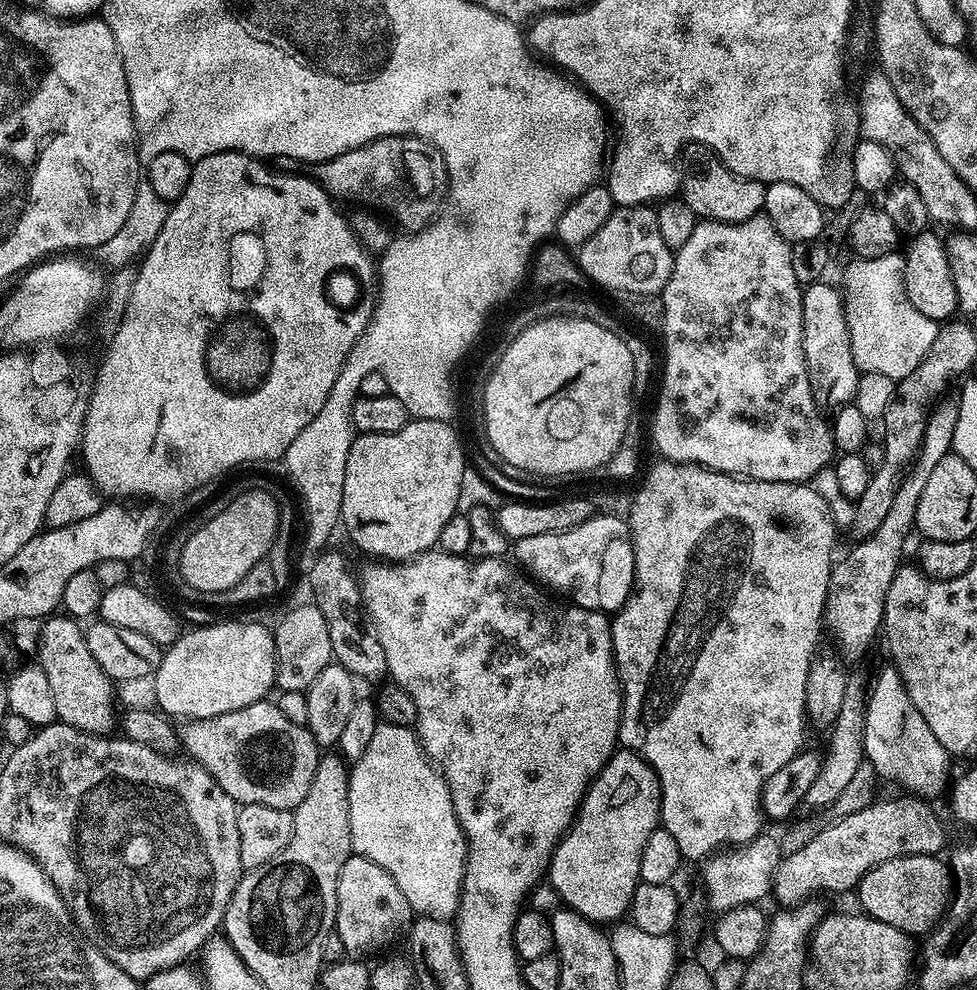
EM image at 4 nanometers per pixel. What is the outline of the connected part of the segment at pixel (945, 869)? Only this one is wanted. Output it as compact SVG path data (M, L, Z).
M934 856L890 858L871 868L858 885L860 904L868 916L897 927L913 938L923 937L940 923L954 896L954 877L949 865Z

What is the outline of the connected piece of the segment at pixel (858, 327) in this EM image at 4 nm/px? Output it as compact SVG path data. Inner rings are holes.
M899 251L886 254L882 258L853 259L853 264L844 272L844 284L842 283L844 313L856 367L861 372L886 374L886 378L894 381L903 379L922 362L930 344L934 342L938 329L937 321L920 314L906 296L906 290L903 288L904 259L905 257Z

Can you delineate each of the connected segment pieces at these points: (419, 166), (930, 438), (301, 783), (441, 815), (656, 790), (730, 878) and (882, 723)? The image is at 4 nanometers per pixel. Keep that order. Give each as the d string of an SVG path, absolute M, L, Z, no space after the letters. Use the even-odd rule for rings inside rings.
M383 136L380 139L372 140L369 143L355 145L345 149L345 151L336 155L330 160L321 161L319 164L315 165L312 170L313 179L320 185L320 187L328 193L329 196L334 200L356 200L362 202L364 206L372 207L373 209L379 211L386 211L392 214L401 224L401 229L405 231L418 232L425 227L431 220L437 215L439 211L438 206L441 202L443 203L446 191L447 191L447 172L445 170L445 162L439 151L437 151L431 144L426 143L424 140L420 140L413 136Z
M949 391L936 401L929 410L919 452L915 455L910 471L897 486L897 494L894 495L889 514L872 534L855 545L857 548L845 560L837 559L832 565L832 580L828 583L823 623L826 625L827 635L829 632L836 639L836 644L840 647L839 655L845 661L862 659L867 654L872 639L881 635L886 590L890 590L890 582L894 582L896 569L901 567L904 536L913 535L918 498L922 498L922 489L930 479L930 470L934 470L934 466L938 466L938 462L942 462L942 458L953 451L952 439L958 426L959 413L959 391Z
M271 699L210 718L192 718L185 724L188 725L182 728L183 751L188 751L187 755L210 773L237 805L261 804L295 810L298 802L306 798L322 749L305 725L290 722Z
M383 722L377 723L374 735L370 737L370 742L366 745L366 750L362 750L362 754L355 757L349 769L348 801L350 802L350 830L353 853L360 857L366 857L388 871L406 896L413 913L417 917L429 916L435 920L451 921L455 917L457 906L460 904L460 889L464 887L464 861L468 859L468 844L464 841L464 831L460 829L460 823L454 814L448 784L444 777L438 774L437 769L433 767L428 757L424 755L424 749L421 748L419 739L412 728L403 728L402 726L394 726Z
M617 750L604 763L604 768L592 781L581 800L572 827L565 832L560 845L554 850L546 873L552 889L567 907L593 922L616 922L632 907L634 890L642 883L642 849L650 834L660 824L660 779L656 771L636 752Z
M761 834L744 844L717 851L703 861L704 888L708 891L709 902L717 904L717 909L754 904L763 901L763 896L772 892L772 878L782 859L782 844L779 839L767 840L766 836Z
M887 666L876 676L876 681L870 684L870 691L867 693L868 710L866 712L866 738L864 739L864 758L873 764L877 777L881 781L893 780L896 784L901 784L903 791L908 794L915 794L920 798L933 798L940 791L947 789L950 784L950 776L948 780L948 760L950 761L950 754L942 746L942 742L938 742L938 738L934 738L934 730L930 730L930 726L926 726L926 718L922 718L922 714L918 714L918 706L914 706L914 702L910 702L910 694L906 694L906 686L902 682L900 673L896 671L895 667Z

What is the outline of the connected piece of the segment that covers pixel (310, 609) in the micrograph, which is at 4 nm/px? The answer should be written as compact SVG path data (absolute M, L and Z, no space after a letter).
M315 602L300 604L292 608L274 627L274 639L276 642L276 683L275 687L280 692L302 692L307 693L308 688L326 670L328 664L333 663L332 647L330 646L330 626L326 618L322 618L322 610L318 610Z

